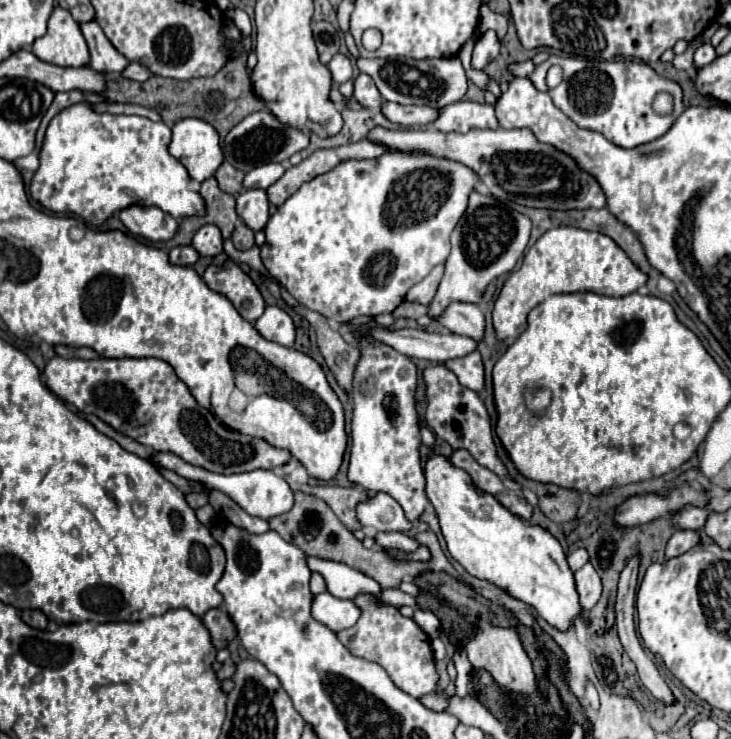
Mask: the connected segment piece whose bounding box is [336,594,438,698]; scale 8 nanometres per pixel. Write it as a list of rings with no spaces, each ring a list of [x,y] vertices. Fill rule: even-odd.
[[[358,594],[354,598],[354,604],[360,608],[360,618],[356,626],[340,630],[336,634],[338,640],[350,650],[350,654],[380,664],[388,672],[392,682],[414,698],[436,694],[438,672],[428,634],[412,618],[402,616],[398,608],[380,604],[374,594]]]

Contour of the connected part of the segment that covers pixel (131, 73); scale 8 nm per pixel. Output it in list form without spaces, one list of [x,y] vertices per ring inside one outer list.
[[[132,62],[124,72],[122,72],[122,76],[126,76],[126,78],[130,78],[130,80],[138,80],[138,82],[144,82],[144,80],[148,80],[150,76],[152,76],[152,72],[144,66],[144,64],[138,64],[138,62]]]

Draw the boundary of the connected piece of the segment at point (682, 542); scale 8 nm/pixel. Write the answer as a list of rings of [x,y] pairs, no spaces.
[[[678,530],[666,544],[666,558],[676,558],[694,548],[698,542],[700,538],[698,534],[694,534],[694,530]]]

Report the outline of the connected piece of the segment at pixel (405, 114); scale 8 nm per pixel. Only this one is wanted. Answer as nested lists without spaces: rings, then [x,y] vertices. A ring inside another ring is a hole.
[[[388,102],[382,108],[384,116],[396,124],[402,126],[430,126],[440,110],[438,108],[430,108],[430,106],[394,106],[394,102]]]

